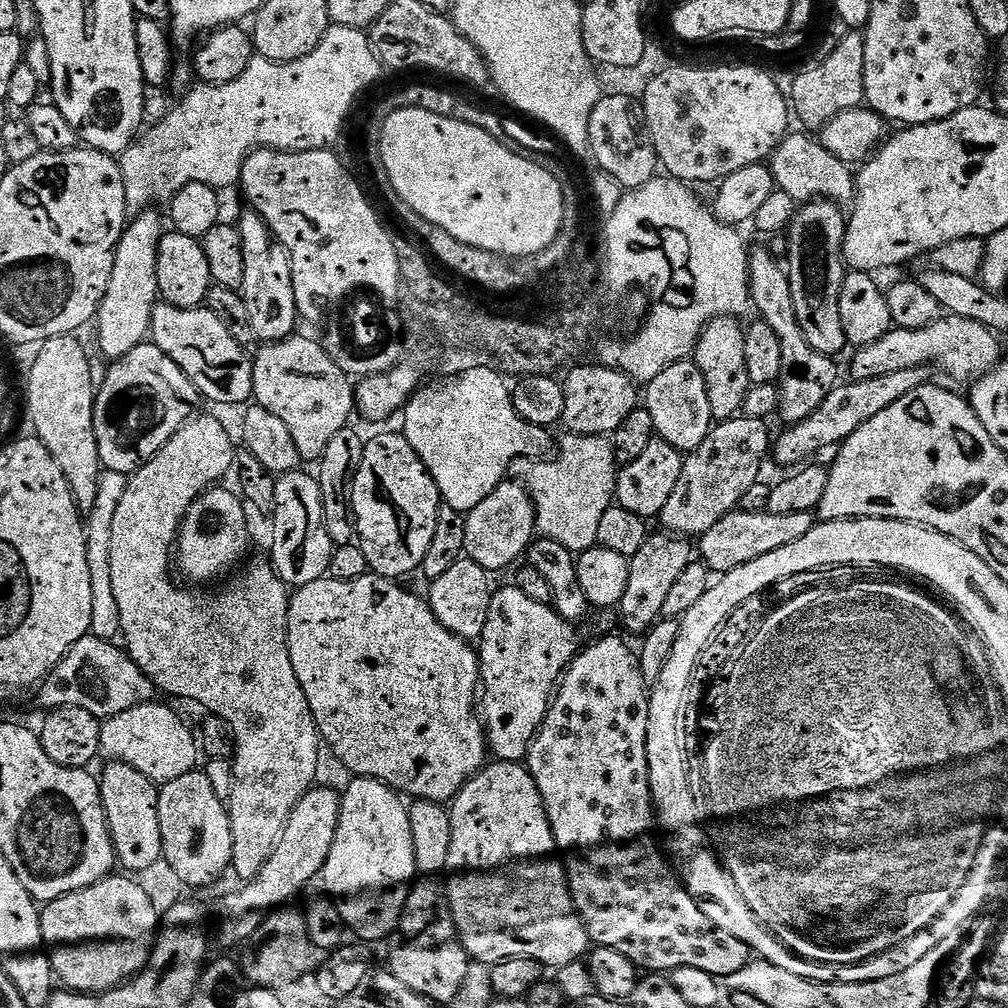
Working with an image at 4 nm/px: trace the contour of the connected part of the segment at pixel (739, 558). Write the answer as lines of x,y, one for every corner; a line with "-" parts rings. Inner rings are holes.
737,510
726,514
704,536
699,537
698,552
704,555
704,560
716,571
723,574
736,567
746,566
766,554
774,554
774,550
782,550
784,546
796,543
808,533
814,523
813,513
802,514
774,514
767,510
761,512
744,512
-
700,544
700,548
699,548

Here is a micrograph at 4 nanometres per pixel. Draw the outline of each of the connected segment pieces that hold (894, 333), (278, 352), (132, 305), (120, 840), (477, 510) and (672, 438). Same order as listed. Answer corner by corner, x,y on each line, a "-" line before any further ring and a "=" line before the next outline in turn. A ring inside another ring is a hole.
949,314
925,328
893,327
882,338
878,338
878,342
855,353
856,361
852,364
852,372
856,376
853,377
857,381
865,382
899,372
914,372
930,366
926,364
941,364
954,379
972,382
991,373
1000,363
1002,353
996,339
998,339
997,333
982,322
=
300,335
269,343
260,353
255,353
254,400
259,407
278,414
286,422
301,461
316,462
332,446
332,439
349,427
348,419
354,416
354,384
330,360
320,342
=
144,220
134,224
130,230
125,231
120,245
116,247
116,265
94,324
94,328
100,331
100,352
109,356
109,361
112,362
122,359
126,354
130,354
130,350
149,339
152,312
160,296
156,263
160,253
161,229
156,229
=
112,762
107,765
104,776
99,777
100,797
104,811
108,813
108,827
112,829
112,842
116,845
116,859
125,873
144,872
161,863
164,854
162,826
158,818
160,788
134,766
=
505,482
478,502
464,522
463,551
467,559
482,566
489,574
508,568
519,556
527,553
536,532
536,505
532,503
529,489
520,484
=
691,359
680,360
676,364
670,365
666,370
662,370
662,374
658,374
658,378
647,381
646,388
648,388
646,407
650,418
654,418
656,436
670,446
674,446
681,454
691,454
698,446
702,446
704,439
714,427
714,421
704,375
702,370
698,370
696,363

